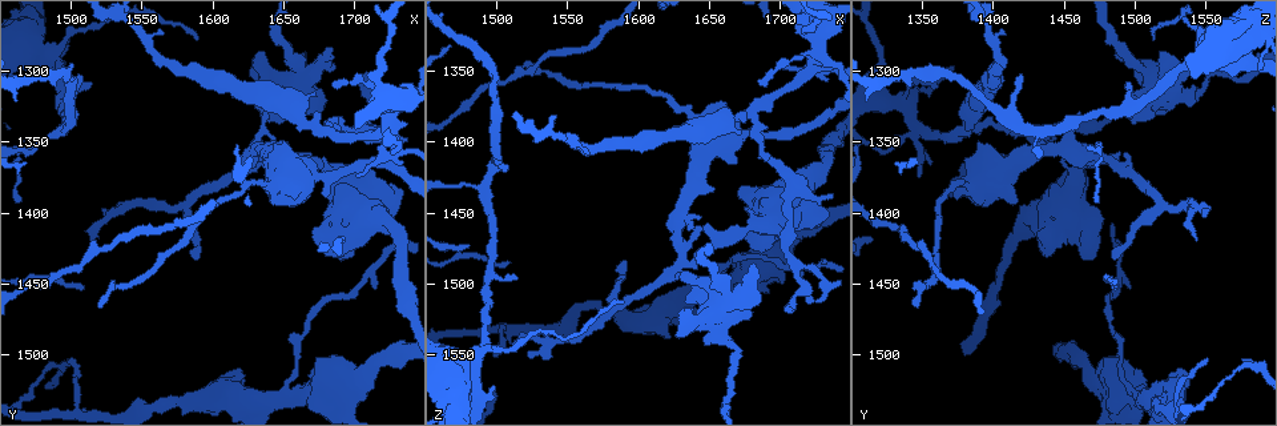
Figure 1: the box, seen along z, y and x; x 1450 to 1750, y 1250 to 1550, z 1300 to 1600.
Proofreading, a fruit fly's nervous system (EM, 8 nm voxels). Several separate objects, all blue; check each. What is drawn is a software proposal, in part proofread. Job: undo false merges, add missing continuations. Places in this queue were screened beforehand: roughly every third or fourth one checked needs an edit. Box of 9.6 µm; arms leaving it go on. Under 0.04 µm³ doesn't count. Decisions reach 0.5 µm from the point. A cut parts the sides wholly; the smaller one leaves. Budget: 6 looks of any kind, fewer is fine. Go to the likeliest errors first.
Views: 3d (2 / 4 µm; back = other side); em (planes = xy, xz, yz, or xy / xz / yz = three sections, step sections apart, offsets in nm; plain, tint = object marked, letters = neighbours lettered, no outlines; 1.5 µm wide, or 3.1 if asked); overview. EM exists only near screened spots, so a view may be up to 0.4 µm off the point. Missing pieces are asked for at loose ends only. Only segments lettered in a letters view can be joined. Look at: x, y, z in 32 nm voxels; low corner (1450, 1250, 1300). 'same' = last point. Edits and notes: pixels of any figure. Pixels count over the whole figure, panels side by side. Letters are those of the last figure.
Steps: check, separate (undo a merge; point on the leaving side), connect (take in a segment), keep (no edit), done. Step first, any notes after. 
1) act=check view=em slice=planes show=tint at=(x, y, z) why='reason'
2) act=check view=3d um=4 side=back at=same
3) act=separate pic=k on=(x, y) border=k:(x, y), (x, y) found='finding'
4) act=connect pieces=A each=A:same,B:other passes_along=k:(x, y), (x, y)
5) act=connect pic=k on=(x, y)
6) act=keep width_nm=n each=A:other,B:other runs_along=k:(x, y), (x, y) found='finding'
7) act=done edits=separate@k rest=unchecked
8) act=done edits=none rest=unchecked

act=check view=3d um=4 at=(1628, 1364, 1480) why='three arms meet'

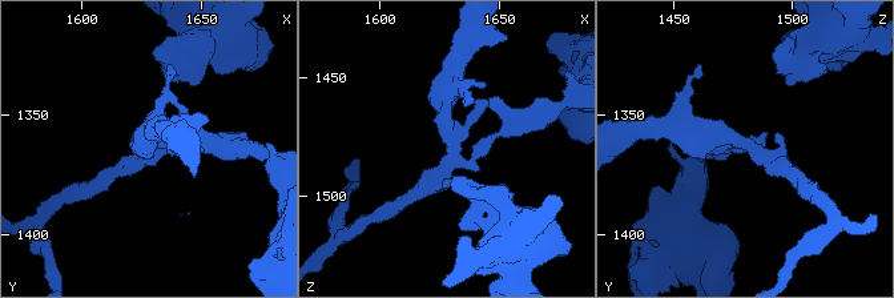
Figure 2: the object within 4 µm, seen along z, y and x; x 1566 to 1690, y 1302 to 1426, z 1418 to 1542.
act=check view=em slice=yz step=8 show=letters at=(1630, 1361, 1480) why='shape alone is not enough'

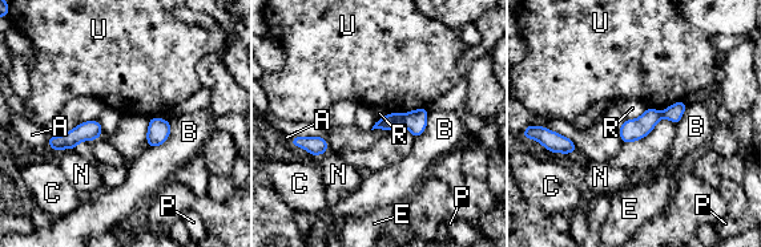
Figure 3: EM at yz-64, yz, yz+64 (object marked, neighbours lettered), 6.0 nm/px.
act=check view=em slice=planes show=letters at=same

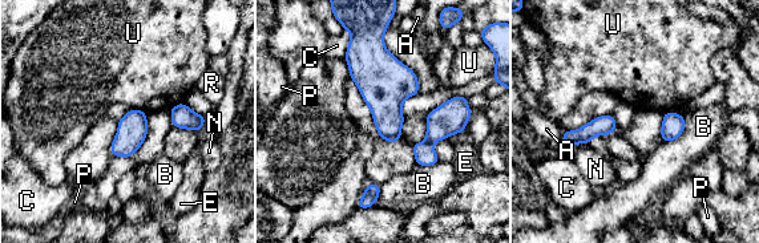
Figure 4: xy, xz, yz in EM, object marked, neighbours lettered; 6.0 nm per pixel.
act=separate pic=4 on=(424, 152) width_nm=180 longest_contact=B:200nm each=A:other,B:other,C:other,E:other,N:other,P:other,R:other,U:other found='a second cell is stuck on'

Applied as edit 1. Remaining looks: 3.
act=check view=overview

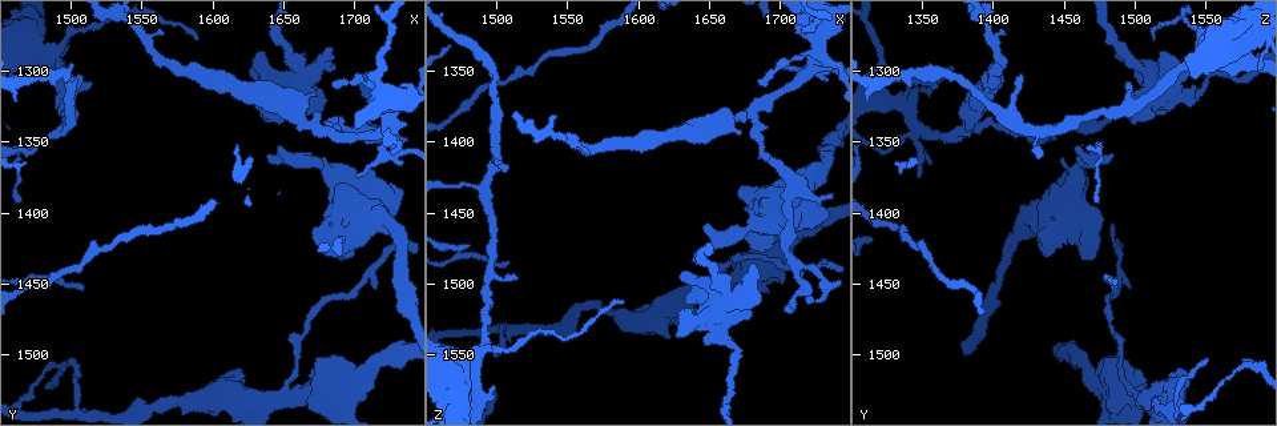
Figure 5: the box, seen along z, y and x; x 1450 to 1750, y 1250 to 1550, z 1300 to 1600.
act=check view=3d um=2 at=(1706, 1300, 1518)

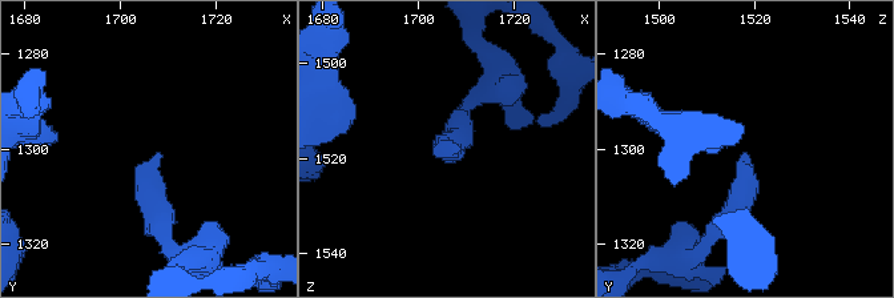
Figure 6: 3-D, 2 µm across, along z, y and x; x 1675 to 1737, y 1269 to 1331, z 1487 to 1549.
act=check view=em slice=planes show=letters at=(1709, 1302, 1519) why='now the EM'

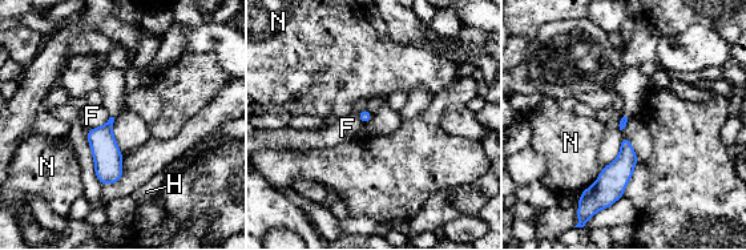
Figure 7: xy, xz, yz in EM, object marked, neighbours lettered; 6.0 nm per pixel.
act=keep each=F:other,H:other,N:other border=7:(109, 117), (104, 124), (88, 130) found='none of them fits'

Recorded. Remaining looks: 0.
act=done edits=separate@4 rest=unchecked

